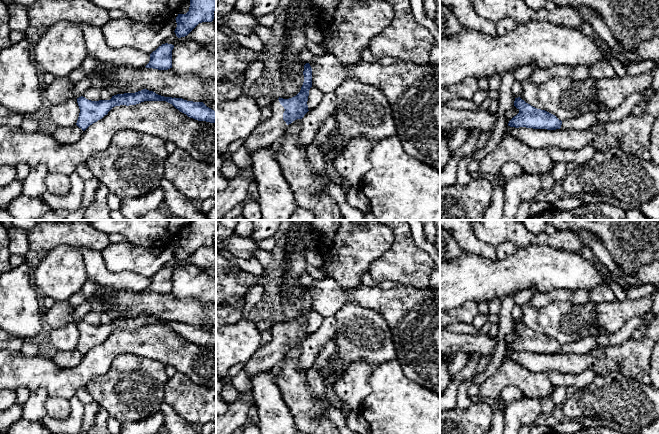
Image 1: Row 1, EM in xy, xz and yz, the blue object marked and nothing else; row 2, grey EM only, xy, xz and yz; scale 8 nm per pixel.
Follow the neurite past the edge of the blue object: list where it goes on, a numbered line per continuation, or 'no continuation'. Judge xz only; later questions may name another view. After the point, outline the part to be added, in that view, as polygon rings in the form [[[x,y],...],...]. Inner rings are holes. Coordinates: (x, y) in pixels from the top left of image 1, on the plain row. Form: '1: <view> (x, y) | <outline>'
1: xz (267, 356) | [[[279,324],[273,325],[271,331],[272,340],[266,345],[261,345],[243,368],[250,377],[272,370],[286,354],[287,348],[283,344],[284,331]]]

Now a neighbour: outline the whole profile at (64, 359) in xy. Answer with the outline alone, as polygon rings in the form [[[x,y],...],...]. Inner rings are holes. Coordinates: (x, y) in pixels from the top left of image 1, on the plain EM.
[[[77,349],[57,351],[52,360],[63,369],[73,368],[80,364],[83,354]]]

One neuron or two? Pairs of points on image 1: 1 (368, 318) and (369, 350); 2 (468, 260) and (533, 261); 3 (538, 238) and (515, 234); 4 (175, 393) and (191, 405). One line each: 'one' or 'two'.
1: one
2: one
3: one
4: one

